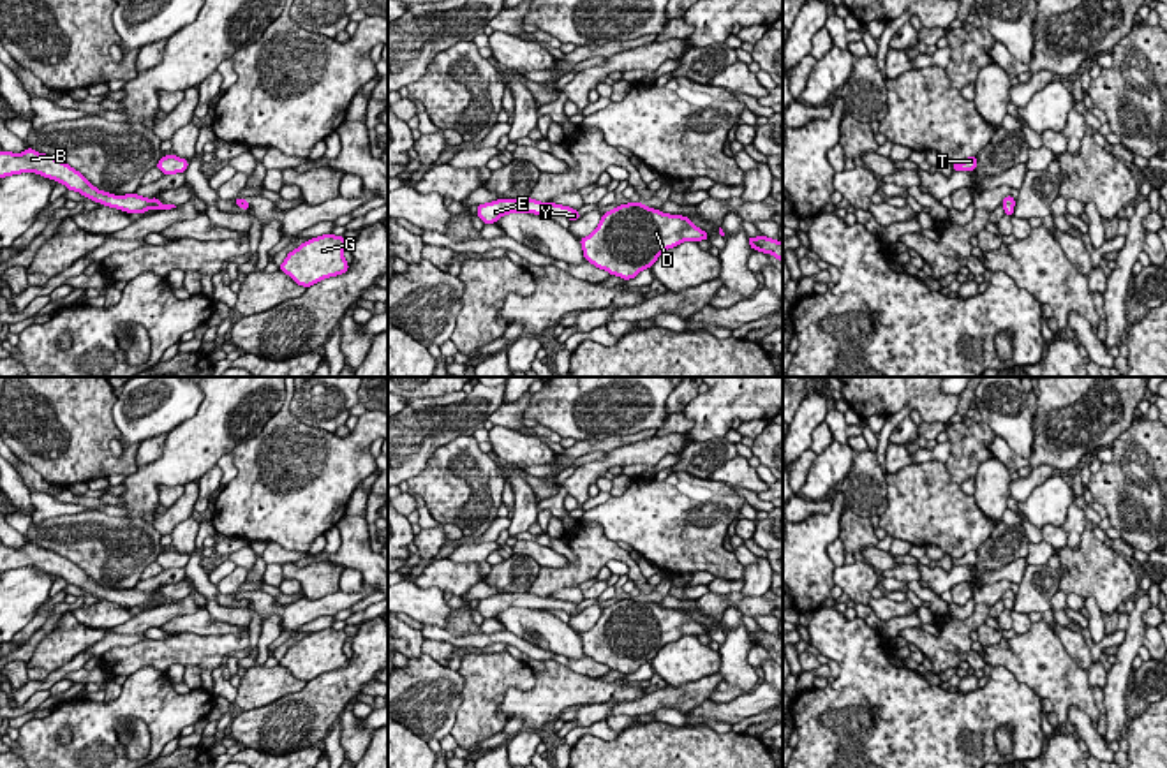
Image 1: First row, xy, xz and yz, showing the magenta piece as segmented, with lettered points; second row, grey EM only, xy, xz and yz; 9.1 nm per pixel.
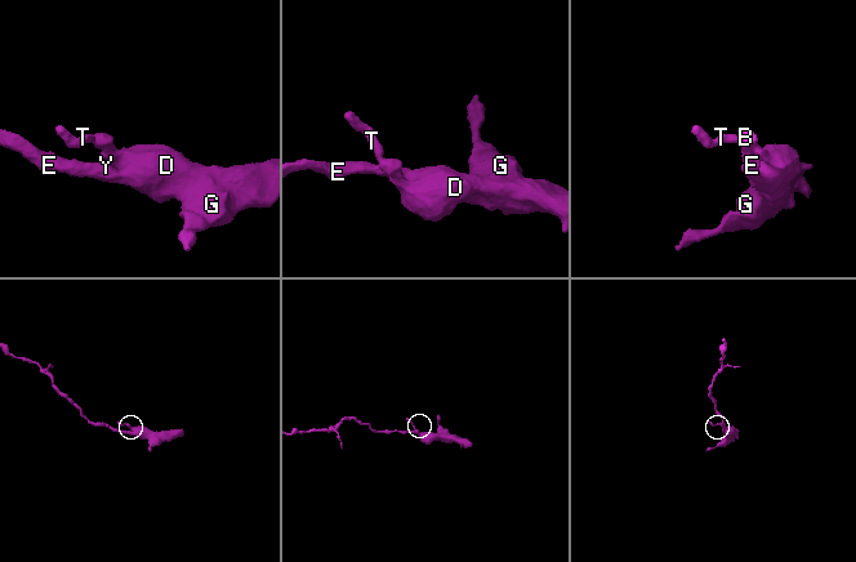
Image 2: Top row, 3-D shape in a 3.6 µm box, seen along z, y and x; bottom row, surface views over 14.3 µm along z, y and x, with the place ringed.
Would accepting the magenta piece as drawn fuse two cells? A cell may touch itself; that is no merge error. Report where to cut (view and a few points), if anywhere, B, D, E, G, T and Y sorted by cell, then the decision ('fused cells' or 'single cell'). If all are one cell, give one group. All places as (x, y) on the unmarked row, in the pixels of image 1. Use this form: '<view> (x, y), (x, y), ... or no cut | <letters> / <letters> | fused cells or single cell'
no cut | B D E G T Y | single cell

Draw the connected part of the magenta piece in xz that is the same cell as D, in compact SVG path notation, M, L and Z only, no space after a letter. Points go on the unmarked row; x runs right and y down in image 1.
M642 597L603 608L592 629L580 632L584 652L624 675L652 662L656 654L682 636L709 634L688 611L668 609Z

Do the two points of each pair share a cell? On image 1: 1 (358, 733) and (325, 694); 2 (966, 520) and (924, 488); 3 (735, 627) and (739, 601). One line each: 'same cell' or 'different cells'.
1: different cells
2: same cell
3: different cells

